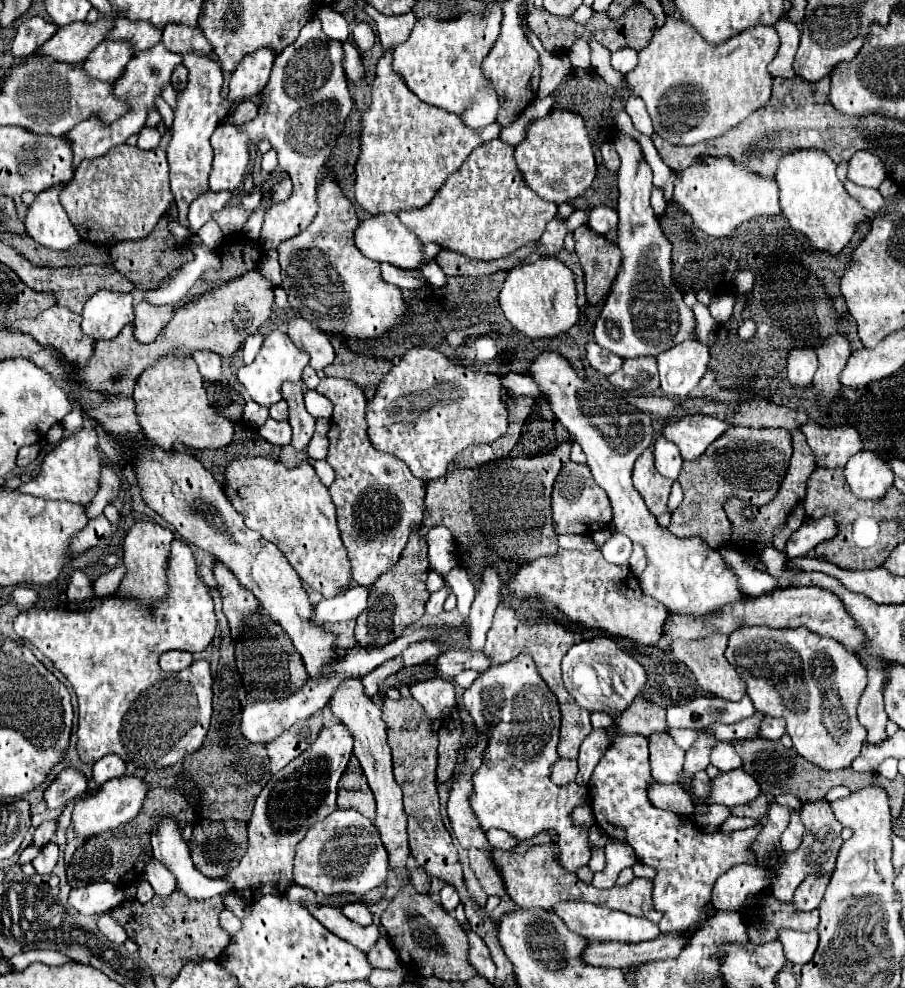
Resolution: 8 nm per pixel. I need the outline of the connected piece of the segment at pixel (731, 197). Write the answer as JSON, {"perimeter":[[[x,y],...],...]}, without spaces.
{"perimeter":[[[698,157],[688,169],[676,175],[674,203],[712,237],[730,237],[746,221],[760,216],[776,217],[782,213],[778,205],[778,185],[774,181],[744,171],[730,159],[714,157]]]}

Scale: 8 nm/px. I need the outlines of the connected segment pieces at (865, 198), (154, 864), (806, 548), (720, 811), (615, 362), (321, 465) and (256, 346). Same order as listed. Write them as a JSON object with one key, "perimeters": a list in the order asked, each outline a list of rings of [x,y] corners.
{"perimeters":[[[[850,179],[844,181],[844,189],[846,189],[850,195],[858,197],[860,203],[862,203],[866,209],[874,213],[878,211],[880,207],[884,206],[885,198],[880,195],[877,189],[860,187],[854,183],[850,183]]],[[[150,861],[144,869],[144,877],[146,881],[152,885],[152,889],[156,891],[158,897],[166,897],[170,893],[176,891],[176,883],[174,883],[174,875],[168,873],[168,869],[160,863],[160,861]]],[[[820,517],[816,521],[806,521],[788,541],[786,555],[788,557],[802,557],[814,551],[816,545],[828,541],[838,533],[836,521],[832,517]]],[[[708,805],[708,811],[702,815],[702,829],[706,833],[716,833],[728,817],[730,817],[730,809],[728,807]]],[[[590,341],[586,345],[586,359],[592,369],[596,369],[604,375],[610,375],[610,373],[616,373],[618,369],[622,369],[622,359],[618,355],[598,347],[596,341]]],[[[326,460],[317,461],[314,463],[313,466],[320,481],[326,487],[329,487],[335,478],[335,473],[332,467],[328,464]]],[[[256,333],[256,335],[252,335],[252,337],[246,339],[246,343],[242,347],[242,351],[244,351],[244,363],[252,363],[254,361],[256,353],[262,347],[262,341],[264,341],[264,335],[262,333]]]]}

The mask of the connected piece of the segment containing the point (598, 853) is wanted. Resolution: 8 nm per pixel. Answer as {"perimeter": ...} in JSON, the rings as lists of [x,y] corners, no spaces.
{"perimeter":[[[598,847],[598,849],[592,849],[592,857],[590,857],[590,863],[588,863],[588,867],[590,867],[592,871],[602,871],[602,869],[604,869],[604,865],[606,865],[604,849],[602,849],[602,847]]]}

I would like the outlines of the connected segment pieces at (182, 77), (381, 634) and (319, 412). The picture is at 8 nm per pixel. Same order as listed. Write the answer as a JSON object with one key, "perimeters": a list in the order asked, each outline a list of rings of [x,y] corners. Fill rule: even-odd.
{"perimeters":[[[[184,65],[176,66],[174,73],[172,73],[172,85],[176,87],[176,91],[182,91],[186,87],[186,77],[188,77],[188,71]]],[[[414,531],[410,535],[410,541],[406,543],[406,549],[402,551],[402,557],[398,559],[398,565],[390,569],[390,573],[384,573],[382,577],[378,577],[378,581],[374,581],[372,591],[370,591],[370,605],[366,605],[366,609],[356,619],[354,633],[362,645],[372,645],[372,643],[386,645],[398,635],[402,635],[402,631],[408,625],[412,625],[424,615],[424,605],[430,597],[430,593],[426,591],[428,571],[430,567],[428,567],[426,539],[418,531]],[[368,627],[390,627],[390,629],[372,631]]],[[[306,391],[304,403],[306,403],[306,411],[312,417],[326,417],[326,419],[332,417],[332,403],[324,395],[320,395],[316,391]]]]}

